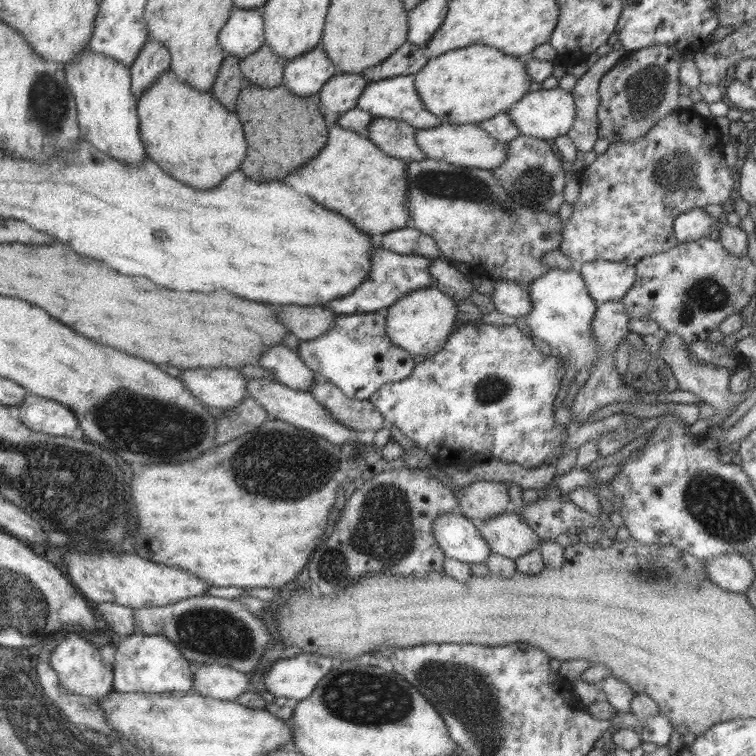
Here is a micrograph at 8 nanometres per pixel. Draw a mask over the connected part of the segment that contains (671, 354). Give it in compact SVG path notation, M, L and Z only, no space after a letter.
M667 333L659 342L659 347L654 348L660 358L671 369L672 375L676 378L678 388L695 393L705 404L710 404L715 408L716 413L723 412L732 404L740 403L745 398L744 393L733 393L728 389L730 372L726 368L721 368L711 363L700 363L688 353L688 343L680 336Z

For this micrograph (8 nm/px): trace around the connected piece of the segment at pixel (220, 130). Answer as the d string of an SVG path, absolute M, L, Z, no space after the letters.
M169 68L145 89L139 100L136 100L136 104L138 131L146 156L154 160L159 168L175 180L189 184L193 188L210 189L219 184L227 173L239 168L240 160L247 150L242 124L235 112L215 100L211 92L201 92L183 84L183 81L180 81Z

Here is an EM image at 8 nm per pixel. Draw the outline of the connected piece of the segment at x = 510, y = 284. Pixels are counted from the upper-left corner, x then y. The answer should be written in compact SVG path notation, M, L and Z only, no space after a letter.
M495 280L491 292L494 309L505 316L525 316L530 309L527 289L515 281Z

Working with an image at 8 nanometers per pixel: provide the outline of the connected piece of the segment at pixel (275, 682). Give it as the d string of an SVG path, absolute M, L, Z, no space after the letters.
M297 654L293 658L281 658L273 662L264 674L265 690L276 698L283 696L293 702L303 700L319 678L332 667L331 661L319 654Z

